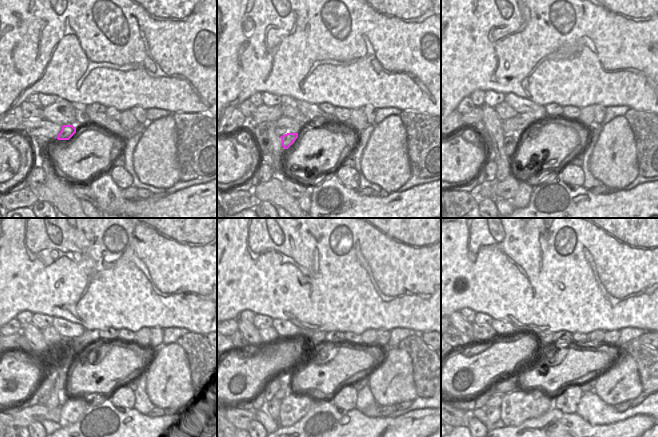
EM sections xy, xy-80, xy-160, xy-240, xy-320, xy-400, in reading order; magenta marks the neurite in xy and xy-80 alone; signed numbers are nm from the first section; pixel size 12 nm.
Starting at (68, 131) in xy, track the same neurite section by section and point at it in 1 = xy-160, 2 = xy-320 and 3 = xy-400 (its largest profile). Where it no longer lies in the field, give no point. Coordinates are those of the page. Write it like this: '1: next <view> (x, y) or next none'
1: next xy-160 (511, 142)
2: next xy-320 (284, 377)
3: next xy-400 (495, 401)

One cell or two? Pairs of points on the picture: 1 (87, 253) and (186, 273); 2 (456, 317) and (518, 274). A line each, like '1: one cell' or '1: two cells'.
1: one cell
2: two cells

